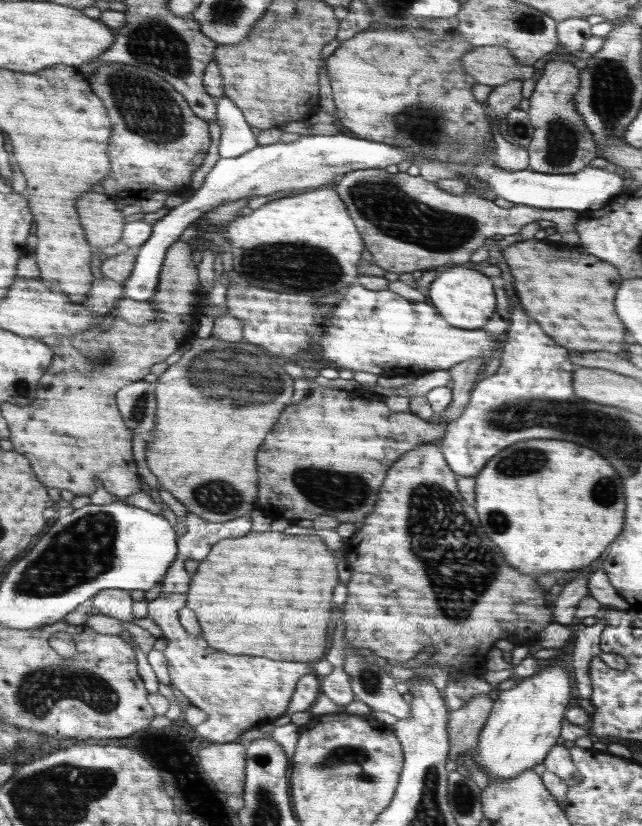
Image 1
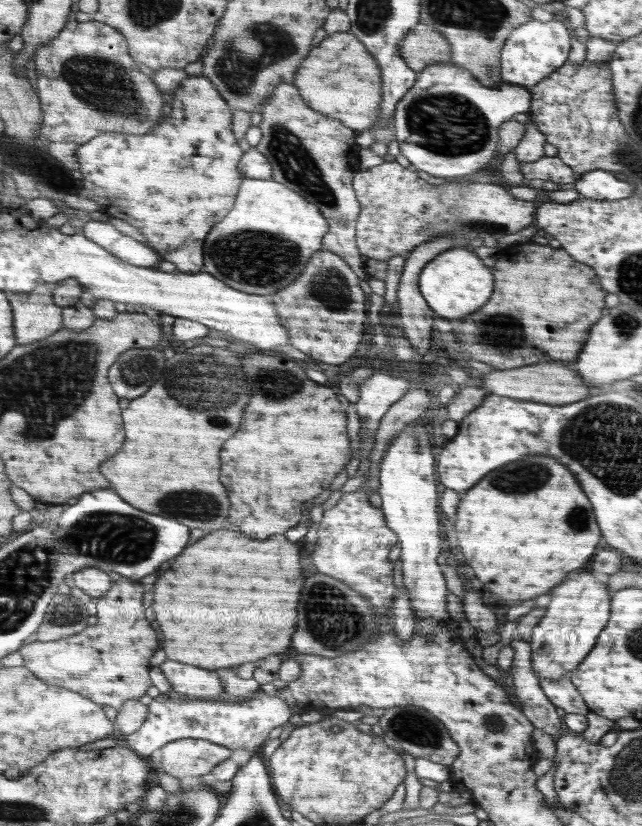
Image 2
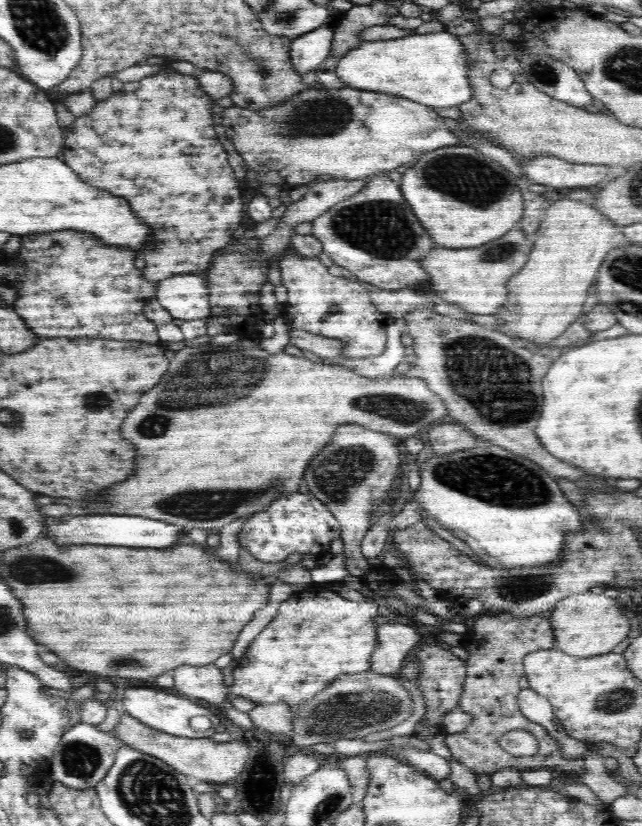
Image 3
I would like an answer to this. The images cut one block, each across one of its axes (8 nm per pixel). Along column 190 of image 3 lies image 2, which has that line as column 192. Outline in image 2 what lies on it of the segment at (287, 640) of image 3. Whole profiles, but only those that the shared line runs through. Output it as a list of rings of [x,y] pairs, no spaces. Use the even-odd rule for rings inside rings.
[[[166,659],[158,666],[176,693],[195,699],[218,700],[223,692],[216,671]]]

